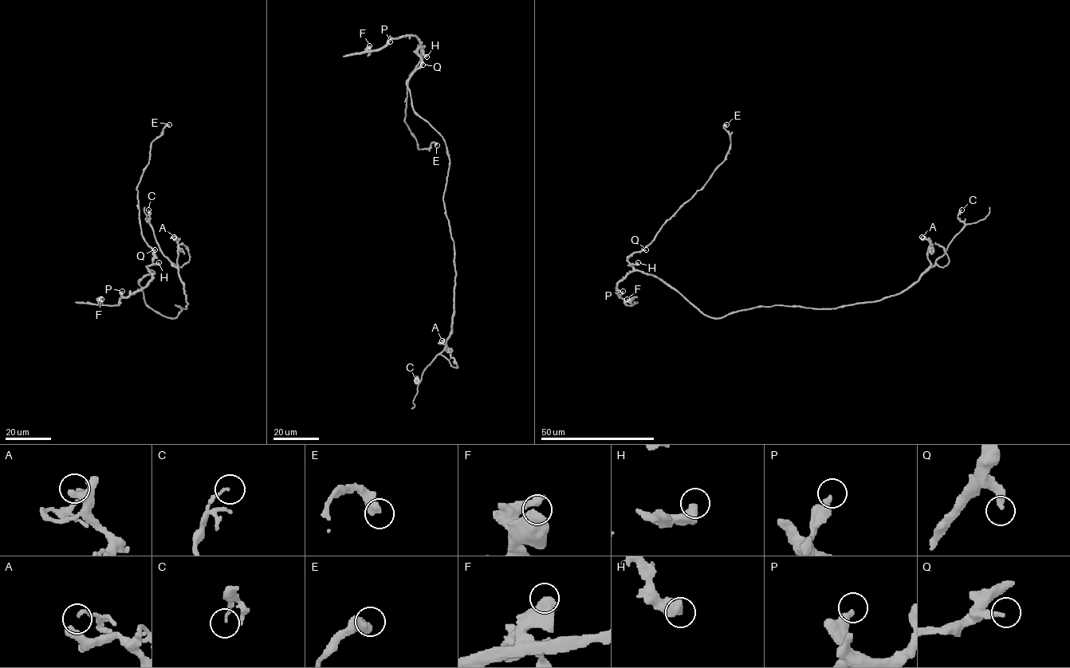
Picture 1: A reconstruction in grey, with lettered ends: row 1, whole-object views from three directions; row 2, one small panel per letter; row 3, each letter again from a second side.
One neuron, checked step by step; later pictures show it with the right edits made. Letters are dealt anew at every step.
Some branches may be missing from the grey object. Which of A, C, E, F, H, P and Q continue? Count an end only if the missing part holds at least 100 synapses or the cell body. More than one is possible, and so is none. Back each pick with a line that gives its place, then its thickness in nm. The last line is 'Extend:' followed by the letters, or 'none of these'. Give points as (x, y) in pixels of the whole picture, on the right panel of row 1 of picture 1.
Extend: none of these

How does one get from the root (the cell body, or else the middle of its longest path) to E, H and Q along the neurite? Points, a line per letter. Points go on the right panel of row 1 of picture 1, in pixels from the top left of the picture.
E: (721, 317), (705, 316), (658, 278), (636, 269), (628, 257), (651, 241), (724, 160), (730, 143), (726, 124)
H: (721, 317), (705, 316), (662, 280), (630, 265), (638, 262)
Q: (721, 317), (705, 316), (658, 278), (631, 266), (628, 257), (634, 253), (646, 249)

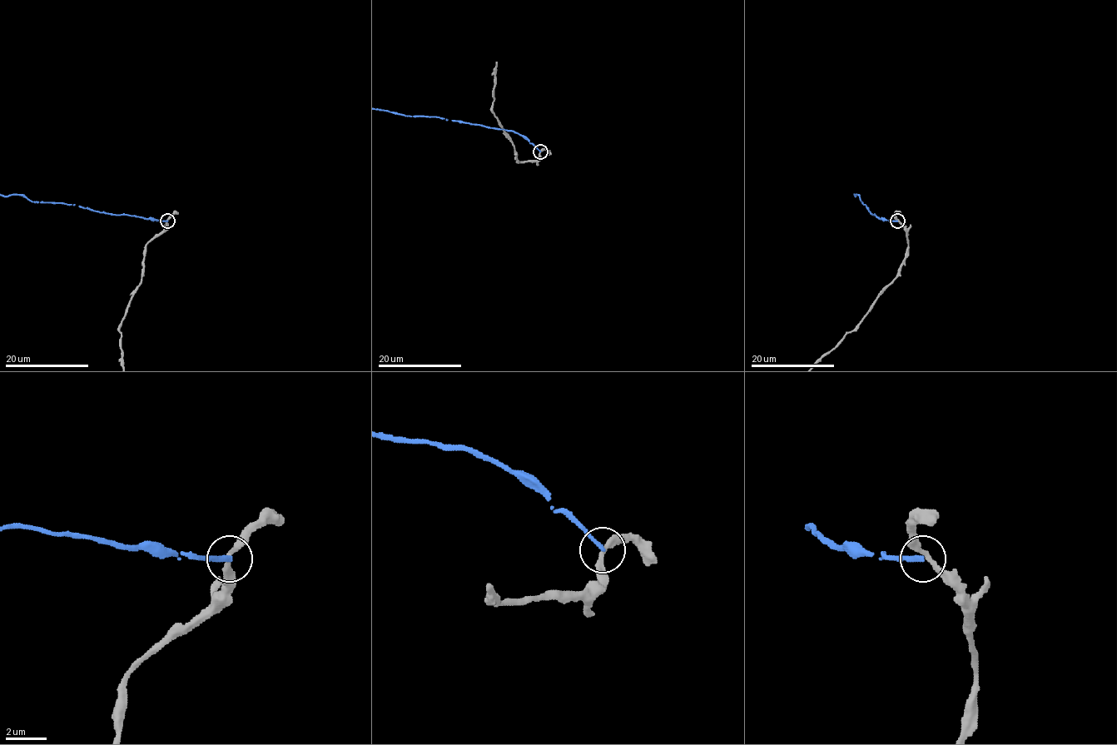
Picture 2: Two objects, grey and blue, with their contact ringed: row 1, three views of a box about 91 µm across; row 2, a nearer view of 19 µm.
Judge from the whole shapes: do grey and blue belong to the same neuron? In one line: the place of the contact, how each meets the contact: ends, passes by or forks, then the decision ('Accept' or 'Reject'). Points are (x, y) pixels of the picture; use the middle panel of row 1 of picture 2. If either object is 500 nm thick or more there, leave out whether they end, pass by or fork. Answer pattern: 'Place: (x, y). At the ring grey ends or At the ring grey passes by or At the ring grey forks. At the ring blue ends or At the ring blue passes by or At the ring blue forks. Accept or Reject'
Place: (540, 151). At the ring grey passes by. At the ring blue ends. Reject

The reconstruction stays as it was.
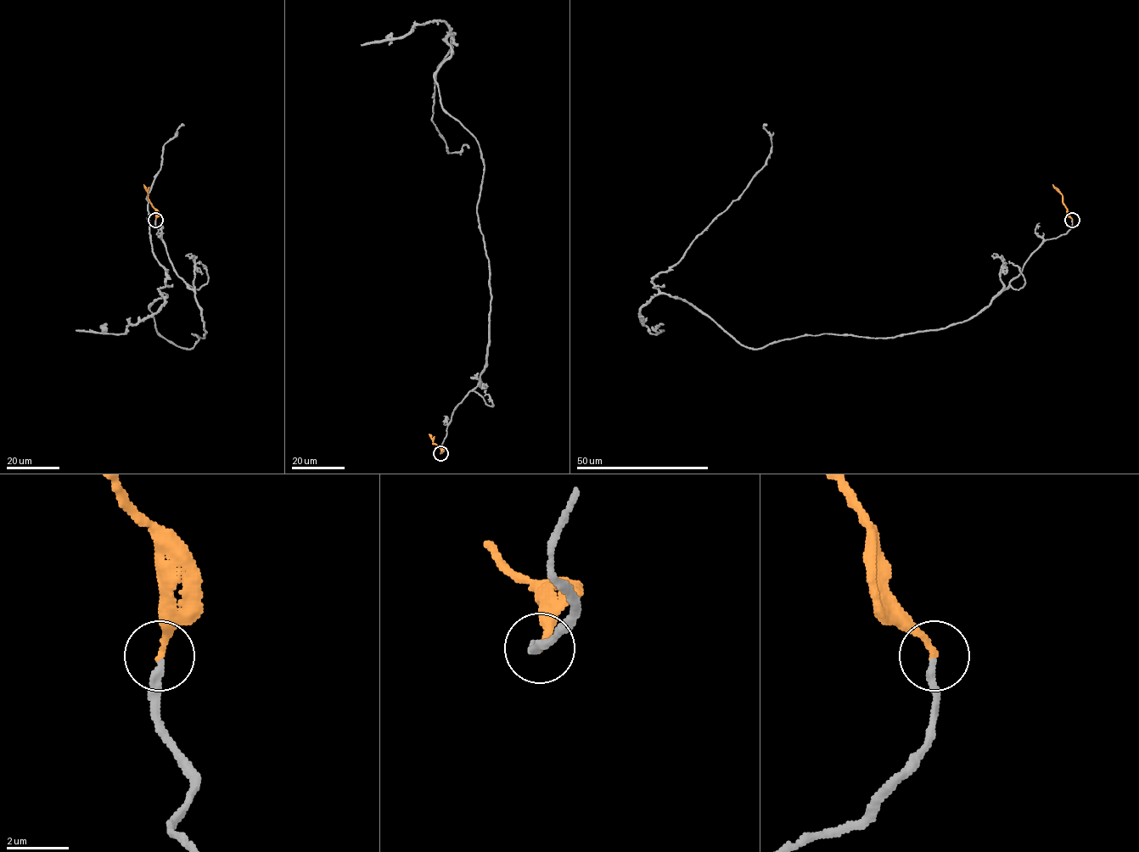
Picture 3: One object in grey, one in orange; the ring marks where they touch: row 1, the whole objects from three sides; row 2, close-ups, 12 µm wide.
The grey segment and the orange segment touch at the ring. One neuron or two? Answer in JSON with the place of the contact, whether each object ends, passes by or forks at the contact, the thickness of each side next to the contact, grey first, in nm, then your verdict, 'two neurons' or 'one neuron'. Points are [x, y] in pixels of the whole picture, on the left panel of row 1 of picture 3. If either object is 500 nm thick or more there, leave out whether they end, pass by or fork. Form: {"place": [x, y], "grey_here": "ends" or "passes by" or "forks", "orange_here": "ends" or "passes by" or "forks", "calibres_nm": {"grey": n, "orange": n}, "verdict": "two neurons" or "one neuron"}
{"place": [155, 220], "grey_here": "ends", "orange_here": "ends", "calibres_nm": {"grey": 240, "orange": 190}, "verdict": "one neuron"}

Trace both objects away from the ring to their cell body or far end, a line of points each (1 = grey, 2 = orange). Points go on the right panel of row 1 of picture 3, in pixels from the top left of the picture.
1: (1072, 220), (962, 322), (749, 348), (653, 278), (762, 167), (766, 124)
2: (1072, 220), (1063, 202), (1063, 195), (1052, 184)

